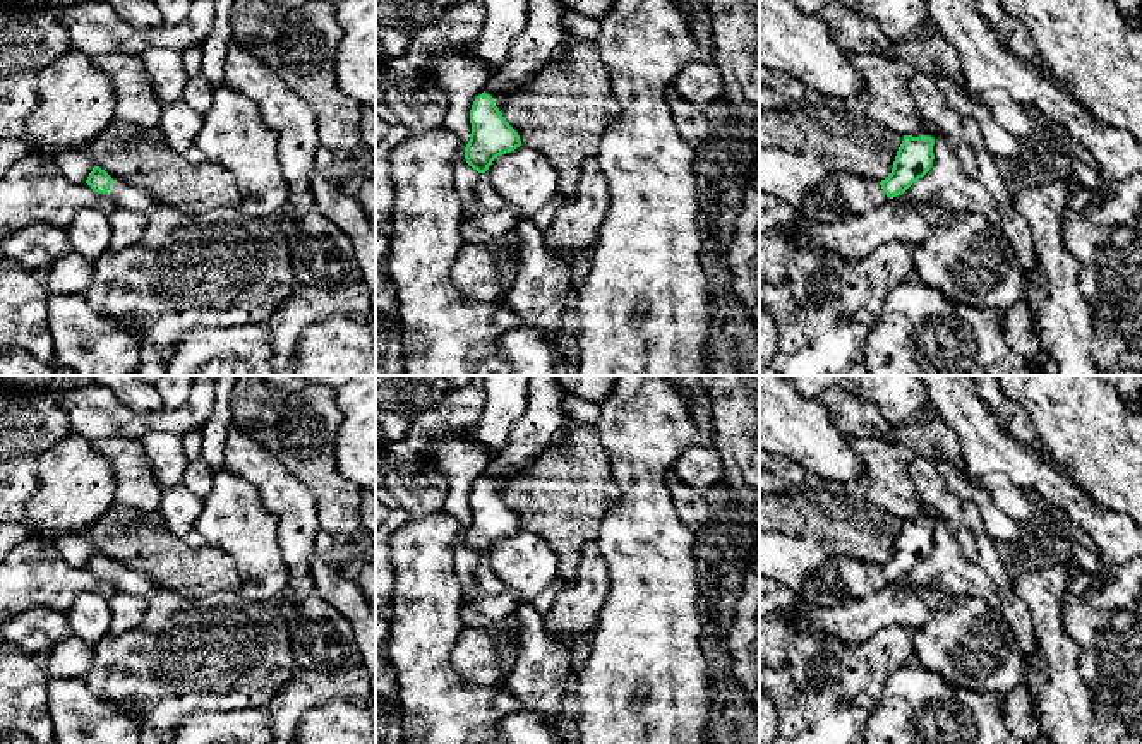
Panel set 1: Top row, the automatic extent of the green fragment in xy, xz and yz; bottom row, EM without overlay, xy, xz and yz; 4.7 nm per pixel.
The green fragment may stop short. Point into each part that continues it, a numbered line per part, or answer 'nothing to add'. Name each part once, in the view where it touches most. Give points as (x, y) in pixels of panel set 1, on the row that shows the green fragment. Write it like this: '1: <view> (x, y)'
1: yz (861, 196)

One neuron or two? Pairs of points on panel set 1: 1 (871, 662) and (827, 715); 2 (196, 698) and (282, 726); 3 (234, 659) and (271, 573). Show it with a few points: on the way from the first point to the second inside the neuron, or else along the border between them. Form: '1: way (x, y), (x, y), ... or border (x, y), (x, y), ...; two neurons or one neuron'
1: way (858, 676), (832, 702); one neuron
2: border (292, 674), (268, 707); two neurons
3: border (290, 576), (266, 600), (239, 592); two neurons

